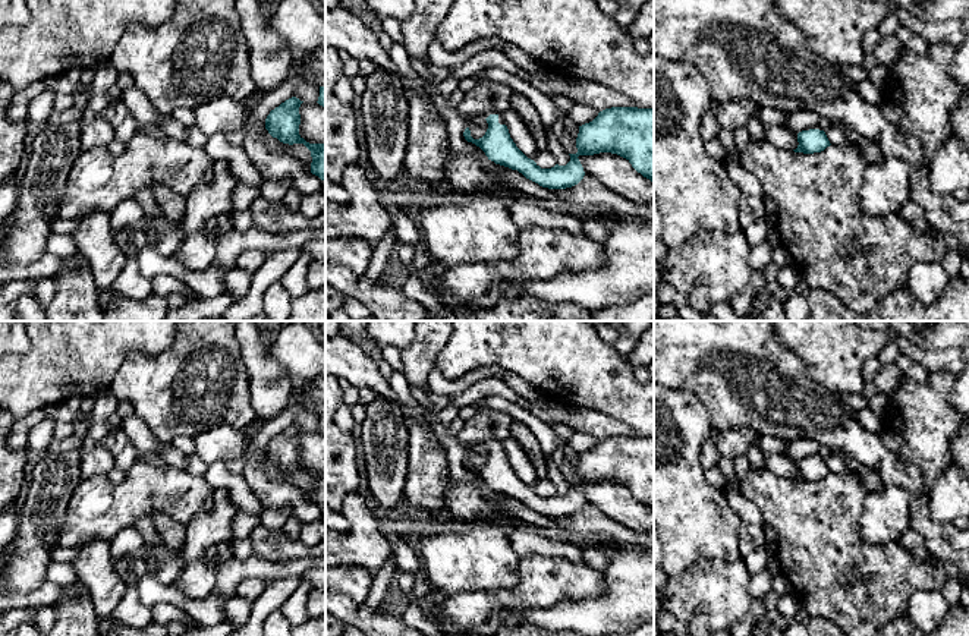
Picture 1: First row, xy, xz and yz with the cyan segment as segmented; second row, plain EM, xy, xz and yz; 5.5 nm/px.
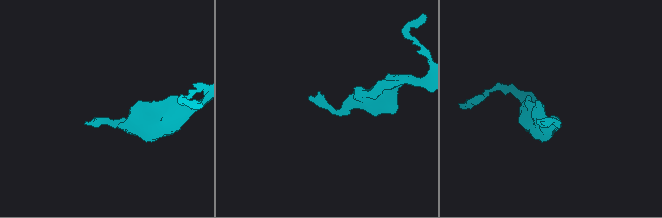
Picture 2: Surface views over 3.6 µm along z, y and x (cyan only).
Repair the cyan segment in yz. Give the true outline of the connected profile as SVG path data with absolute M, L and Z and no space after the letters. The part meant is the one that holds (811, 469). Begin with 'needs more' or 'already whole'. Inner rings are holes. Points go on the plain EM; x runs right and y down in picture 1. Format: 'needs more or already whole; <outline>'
already whole; M809 457L799 460L797 470L799 473L793 479L803 482L821 481L831 473L825 460L819 457Z

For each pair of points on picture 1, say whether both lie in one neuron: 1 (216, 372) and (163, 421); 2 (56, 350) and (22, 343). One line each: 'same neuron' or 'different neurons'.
1: same neuron
2: different neurons

